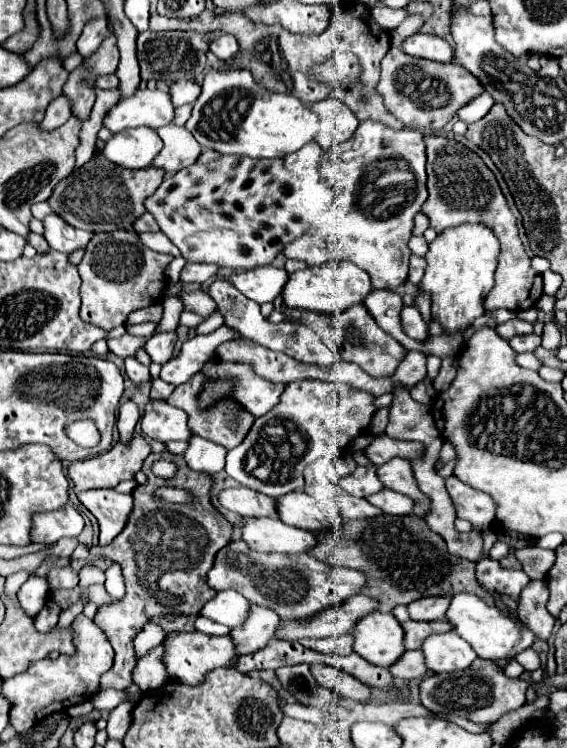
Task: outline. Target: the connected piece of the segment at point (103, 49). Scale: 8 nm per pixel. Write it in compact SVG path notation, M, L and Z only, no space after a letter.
M115 36L103 40L103 44L91 56L83 58L83 62L69 74L69 80L63 86L65 96L73 102L73 114L81 120L89 118L89 112L95 102L95 80L103 74L113 74L119 62L119 50L115 44Z

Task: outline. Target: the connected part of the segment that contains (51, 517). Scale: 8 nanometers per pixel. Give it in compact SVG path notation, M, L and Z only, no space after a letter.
M67 504L65 508L55 510L55 512L35 514L33 528L31 528L31 540L53 544L65 536L79 536L83 526L85 522L81 514L73 506Z

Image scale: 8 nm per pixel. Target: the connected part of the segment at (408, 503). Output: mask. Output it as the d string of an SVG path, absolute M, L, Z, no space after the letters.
M387 488L379 490L377 494L365 496L365 500L371 502L373 506L381 508L385 514L391 514L391 516L409 516L413 512L413 500L411 498L397 494L397 492L391 492Z

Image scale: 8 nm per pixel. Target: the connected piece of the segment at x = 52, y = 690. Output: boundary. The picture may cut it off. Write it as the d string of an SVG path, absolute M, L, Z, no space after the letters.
M83 614L77 616L73 624L74 643L77 652L73 656L59 656L57 660L43 658L33 662L23 674L3 680L1 696L11 702L9 724L15 732L25 732L27 728L39 724L53 712L61 712L73 704L79 704L93 696L99 686L99 678L111 668L115 653L106 635Z

